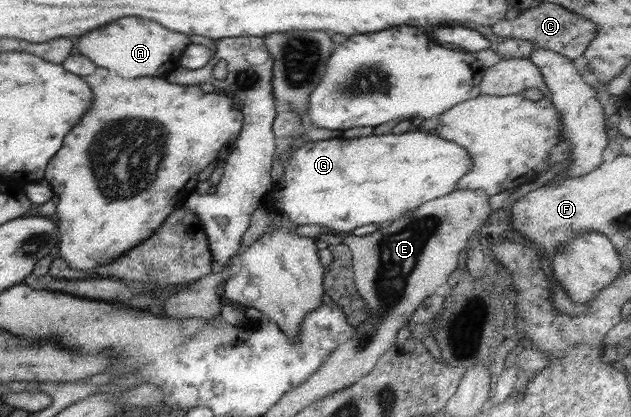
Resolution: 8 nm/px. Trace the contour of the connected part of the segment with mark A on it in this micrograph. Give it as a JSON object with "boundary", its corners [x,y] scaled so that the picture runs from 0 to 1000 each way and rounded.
{"boundary":[[[192,41],[160,70],[135,79],[125,94],[122,118],[155,161],[179,165],[198,189],[214,189],[214,185],[258,185],[271,175],[274,165],[284,161],[284,137],[296,108],[300,108],[296,84],[274,79],[246,50],[233,50],[223,41]]]}

